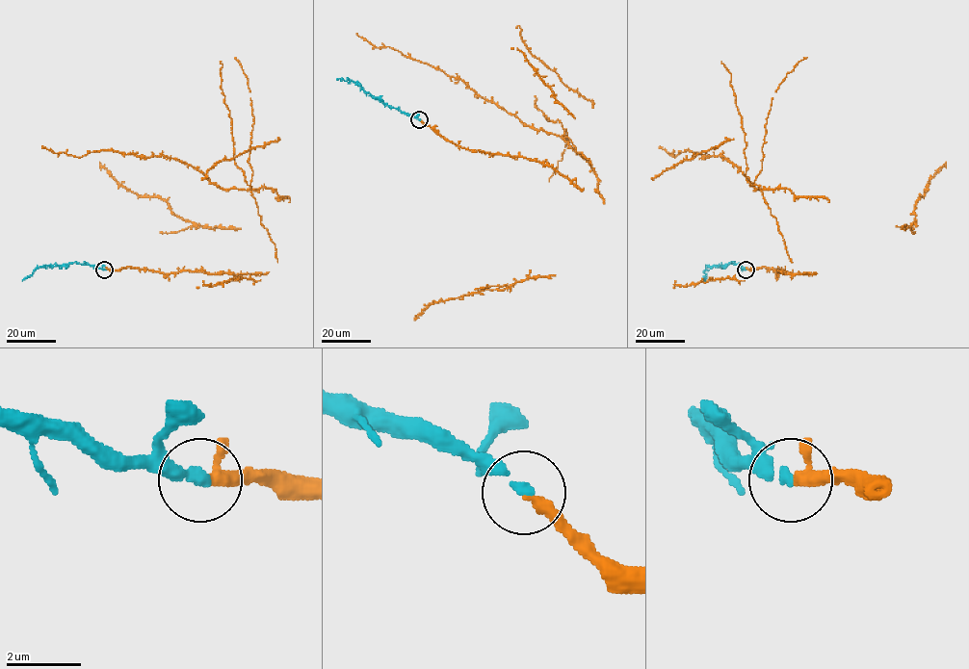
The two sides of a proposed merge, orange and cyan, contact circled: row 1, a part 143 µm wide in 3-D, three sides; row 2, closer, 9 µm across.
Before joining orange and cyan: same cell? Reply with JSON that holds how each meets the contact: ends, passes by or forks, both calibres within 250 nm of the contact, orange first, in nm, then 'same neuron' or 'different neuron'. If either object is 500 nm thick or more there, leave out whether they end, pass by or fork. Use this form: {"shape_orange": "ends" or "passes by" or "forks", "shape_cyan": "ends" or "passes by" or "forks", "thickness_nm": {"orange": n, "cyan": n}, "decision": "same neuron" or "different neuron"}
{"shape_orange": "passes by", "shape_cyan": "ends", "thickness_nm": {"orange": 240, "cyan": 280}, "decision": "same neuron"}

